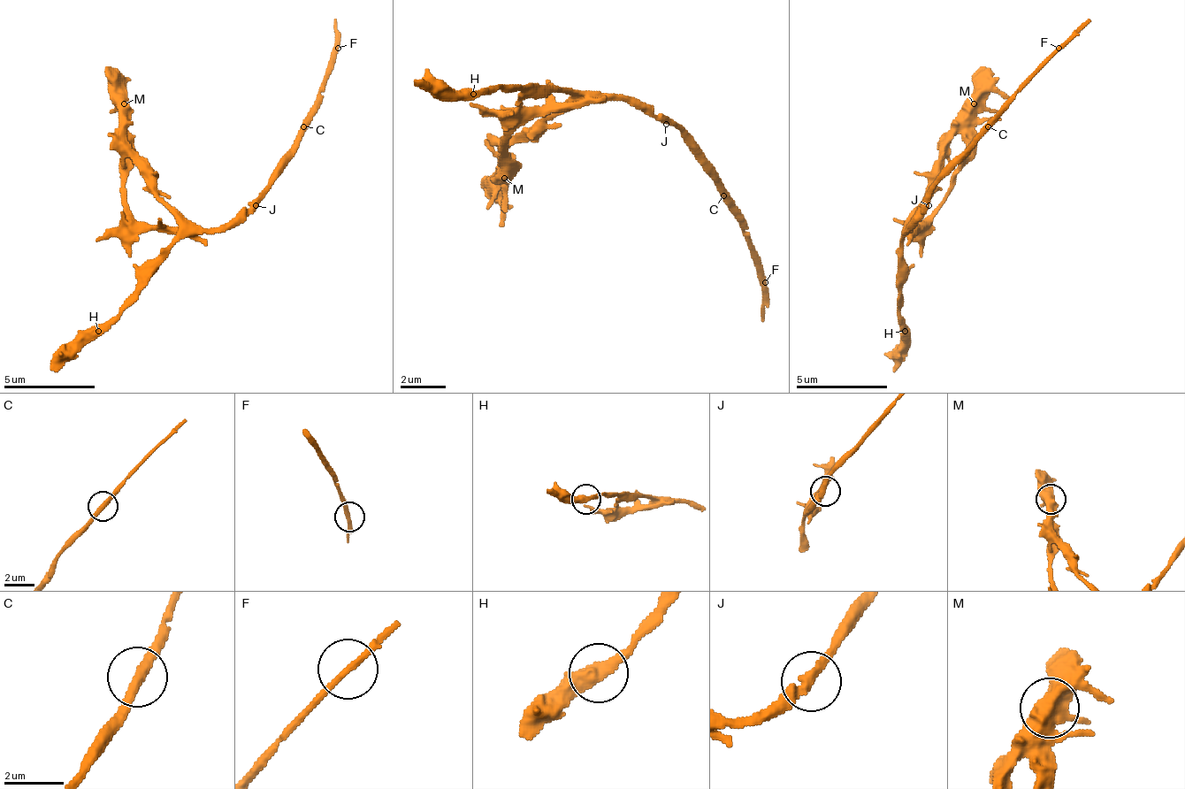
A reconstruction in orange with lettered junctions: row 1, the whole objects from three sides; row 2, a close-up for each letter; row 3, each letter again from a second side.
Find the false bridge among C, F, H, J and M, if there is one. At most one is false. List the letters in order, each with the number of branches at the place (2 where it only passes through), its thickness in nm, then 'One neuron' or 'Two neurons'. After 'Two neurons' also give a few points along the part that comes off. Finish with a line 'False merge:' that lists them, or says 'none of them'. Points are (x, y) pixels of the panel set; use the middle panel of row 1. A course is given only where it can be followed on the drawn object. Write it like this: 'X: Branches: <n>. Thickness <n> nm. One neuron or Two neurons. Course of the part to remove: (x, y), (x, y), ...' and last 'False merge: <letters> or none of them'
C: Branches: 2. Thickness 320 nm. One neuron
F: Branches: 2. Thickness 220 nm. One neuron
H: Branches: 2. Thickness 440 nm. One neuron
J: Branches: 2. Thickness 280 nm. One neuron
M: Branches: 4. Thickness 550 nm. Two neurons. Course of the part to remove: (503, 180), (503, 146), (531, 118), (570, 112), (604, 95)
False merge: M

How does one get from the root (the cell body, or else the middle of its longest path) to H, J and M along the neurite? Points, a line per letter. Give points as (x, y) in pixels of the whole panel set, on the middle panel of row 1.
H: (654, 118), (638, 101), (587, 101), (576, 89), (480, 89), (475, 95)
J: (654, 118), (660, 118), (666, 124)
M: (654, 118), (638, 101), (570, 101), (508, 151), (508, 174), (503, 180)

